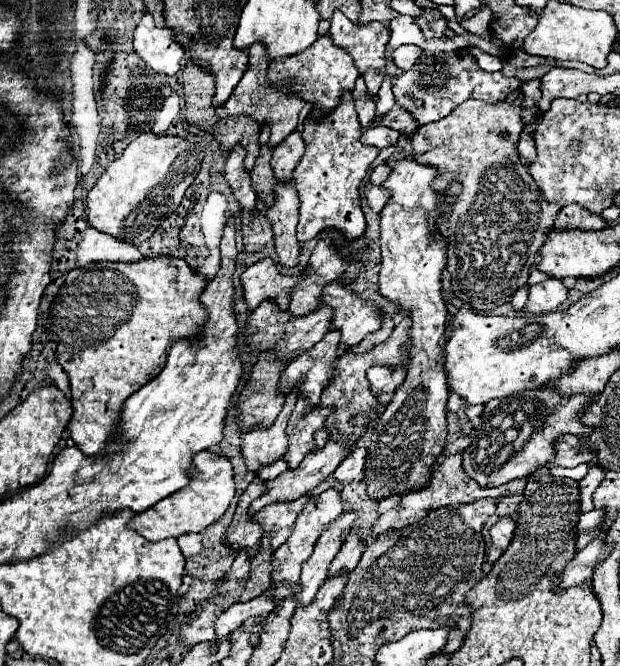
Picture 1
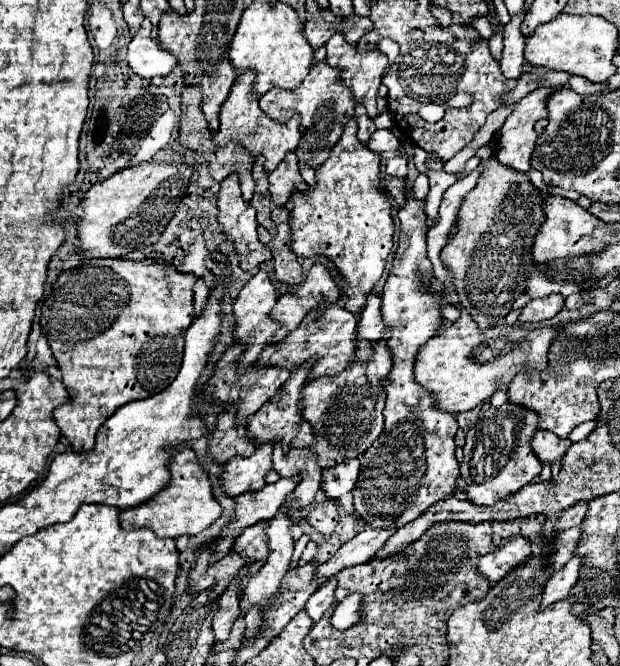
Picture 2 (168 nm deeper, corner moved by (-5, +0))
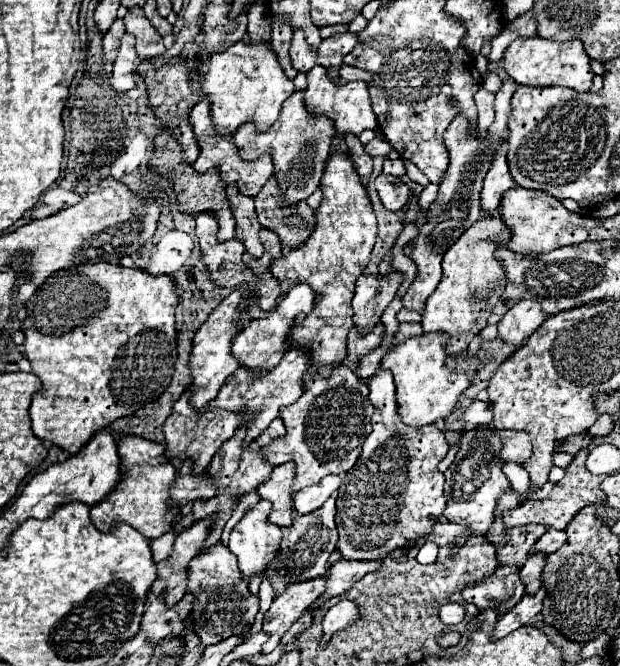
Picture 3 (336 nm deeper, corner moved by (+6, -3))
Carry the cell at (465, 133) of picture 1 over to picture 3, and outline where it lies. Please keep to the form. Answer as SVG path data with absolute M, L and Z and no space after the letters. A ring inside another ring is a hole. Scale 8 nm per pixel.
M480 216L480 220L468 228L454 246L444 254L442 260L442 280L438 288L432 292L432 296L426 302L426 310L422 314L422 330L428 332L444 332L448 334L446 342L446 354L460 356L460 352L468 350L468 344L474 336L480 334L480 330L486 328L486 320L492 314L492 308L500 300L504 286L506 286L506 274L500 262L494 258L496 246L506 246L510 240L510 230L500 220L500 216Z

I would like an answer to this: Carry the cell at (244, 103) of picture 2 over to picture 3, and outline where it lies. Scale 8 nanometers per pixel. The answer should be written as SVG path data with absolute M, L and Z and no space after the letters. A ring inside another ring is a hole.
M208 100L196 102L196 106L190 110L190 122L192 122L192 130L194 130L194 134L196 134L196 142L198 142L198 146L200 146L200 156L198 156L198 160L192 164L194 172L204 174L204 172L208 172L208 170L212 170L212 168L218 168L224 186L234 184L240 194L254 198L254 196L262 190L264 182L266 182L266 180L272 176L272 172L274 172L274 166L272 166L270 156L264 154L262 158L258 158L258 160L254 160L254 162L244 162L244 160L238 156L238 150L236 150L236 146L234 146L234 142L232 142L230 138L216 136L216 132L214 132L214 128L212 128L212 122L210 122L210 106L208 106Z

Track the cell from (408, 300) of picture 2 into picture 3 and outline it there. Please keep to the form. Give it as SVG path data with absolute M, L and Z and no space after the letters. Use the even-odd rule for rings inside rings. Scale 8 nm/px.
M378 370L376 376L370 378L370 402L374 406L372 414L372 434L366 438L360 462L352 470L348 470L346 480L342 482L336 498L336 524L338 524L338 552L344 560L380 560L382 556L394 550L408 550L416 544L418 538L432 532L432 526L438 522L446 508L444 498L444 474L438 472L438 462L448 454L448 442L442 430L418 430L406 426L398 416L396 404L396 386L394 378L388 370Z

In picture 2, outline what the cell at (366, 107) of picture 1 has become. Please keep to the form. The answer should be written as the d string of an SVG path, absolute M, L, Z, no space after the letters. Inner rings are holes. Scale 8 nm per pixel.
M357 103L357 107L355 107L355 117L357 117L357 125L359 125L357 137L359 137L359 141L367 143L369 137L371 137L371 133L375 131L375 123L373 123L373 119L367 115L367 111L363 111L363 103Z

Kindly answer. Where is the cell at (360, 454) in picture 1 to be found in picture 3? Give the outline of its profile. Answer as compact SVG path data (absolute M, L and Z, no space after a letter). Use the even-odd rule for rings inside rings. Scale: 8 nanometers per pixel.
M330 474L330 476L322 478L322 482L318 482L316 486L308 486L308 488L300 490L292 500L294 514L310 514L310 512L314 512L316 508L320 508L338 490L340 484L342 484L340 476Z

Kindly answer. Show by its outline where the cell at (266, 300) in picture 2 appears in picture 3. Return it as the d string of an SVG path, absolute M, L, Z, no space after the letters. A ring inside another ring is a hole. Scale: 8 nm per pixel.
M234 290L228 298L224 298L208 316L208 320L196 330L194 340L192 340L192 352L190 352L190 360L188 360L188 368L190 368L190 376L192 382L188 386L188 390L192 392L192 406L194 410L204 408L222 388L222 384L226 382L226 378L240 366L238 360L230 354L230 346L236 332L236 314L238 314L238 304L242 300L242 290Z

